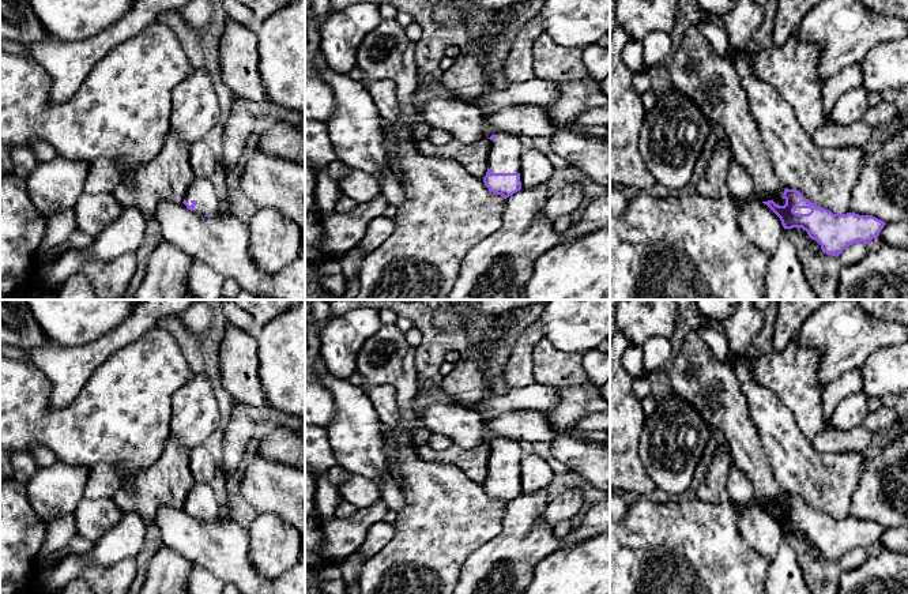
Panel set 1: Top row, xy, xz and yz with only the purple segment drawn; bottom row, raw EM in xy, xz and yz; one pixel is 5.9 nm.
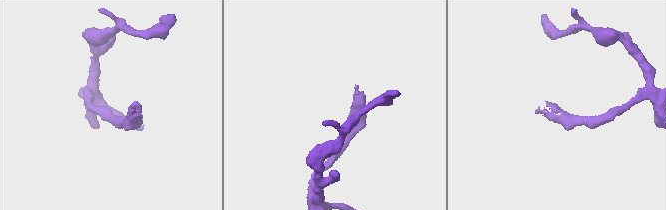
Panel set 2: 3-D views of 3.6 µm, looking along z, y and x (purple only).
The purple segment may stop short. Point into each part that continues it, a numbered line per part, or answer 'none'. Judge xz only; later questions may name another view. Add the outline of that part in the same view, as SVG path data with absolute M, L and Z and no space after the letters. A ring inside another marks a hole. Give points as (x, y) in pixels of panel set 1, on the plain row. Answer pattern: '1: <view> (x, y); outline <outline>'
1: xz (504, 462); outline M497 440L490 446L489 474L493 478L520 478L521 444L515 440Z

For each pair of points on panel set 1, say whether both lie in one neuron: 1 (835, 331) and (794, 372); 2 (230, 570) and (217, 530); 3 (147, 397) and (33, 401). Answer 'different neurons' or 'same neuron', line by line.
1: different neurons
2: same neuron
3: same neuron

